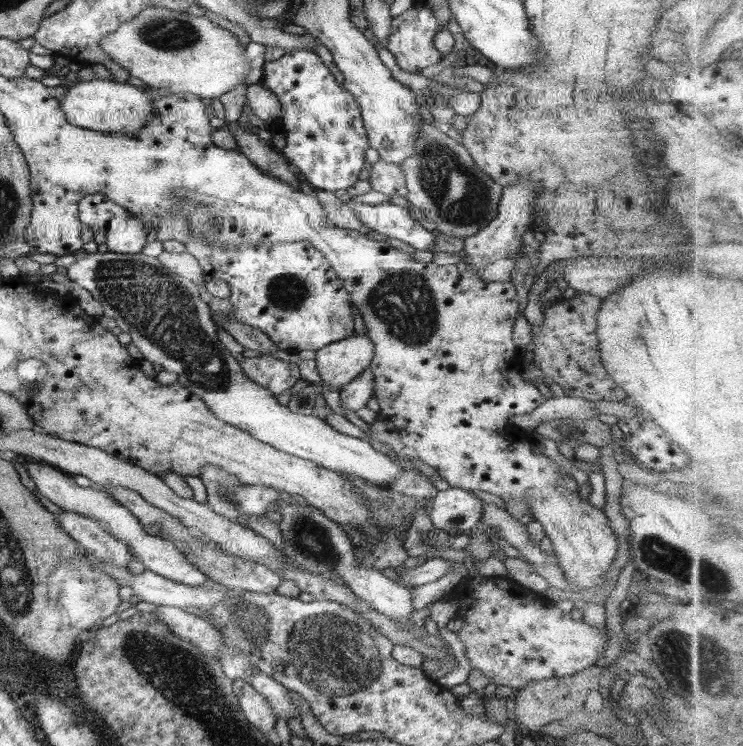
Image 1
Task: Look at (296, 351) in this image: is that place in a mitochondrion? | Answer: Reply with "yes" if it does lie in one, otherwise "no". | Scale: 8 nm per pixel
no

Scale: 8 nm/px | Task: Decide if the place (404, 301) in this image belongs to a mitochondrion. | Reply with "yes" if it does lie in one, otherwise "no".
yes

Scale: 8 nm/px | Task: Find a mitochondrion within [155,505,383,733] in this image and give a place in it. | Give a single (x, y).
(248, 621)

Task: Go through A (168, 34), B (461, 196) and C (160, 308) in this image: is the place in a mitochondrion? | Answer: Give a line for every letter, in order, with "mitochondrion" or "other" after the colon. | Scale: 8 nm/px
A: mitochondrion
B: mitochondrion
C: mitochondrion

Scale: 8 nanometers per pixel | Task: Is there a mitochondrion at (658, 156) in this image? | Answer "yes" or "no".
no

